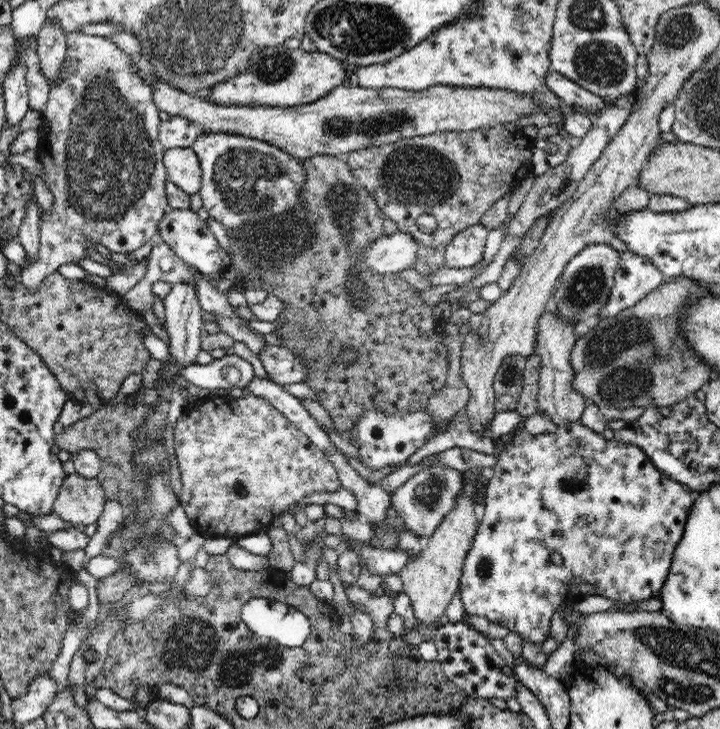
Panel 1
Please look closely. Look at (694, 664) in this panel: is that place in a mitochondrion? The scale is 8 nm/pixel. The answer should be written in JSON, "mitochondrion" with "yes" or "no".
{"mitochondrion":"yes"}

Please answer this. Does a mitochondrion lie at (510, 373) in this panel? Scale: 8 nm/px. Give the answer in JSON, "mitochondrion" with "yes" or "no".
{"mitochondrion":"yes"}

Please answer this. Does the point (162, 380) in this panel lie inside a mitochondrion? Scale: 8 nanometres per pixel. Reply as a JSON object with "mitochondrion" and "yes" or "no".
{"mitochondrion":"no"}

